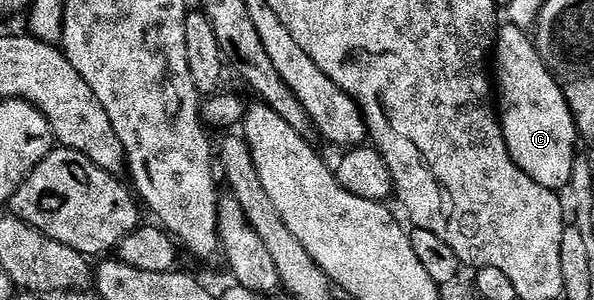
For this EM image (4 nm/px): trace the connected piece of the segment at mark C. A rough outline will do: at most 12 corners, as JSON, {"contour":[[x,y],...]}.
{"contour":[[507,23],[494,38],[506,147],[563,191],[578,132],[557,74]]}

